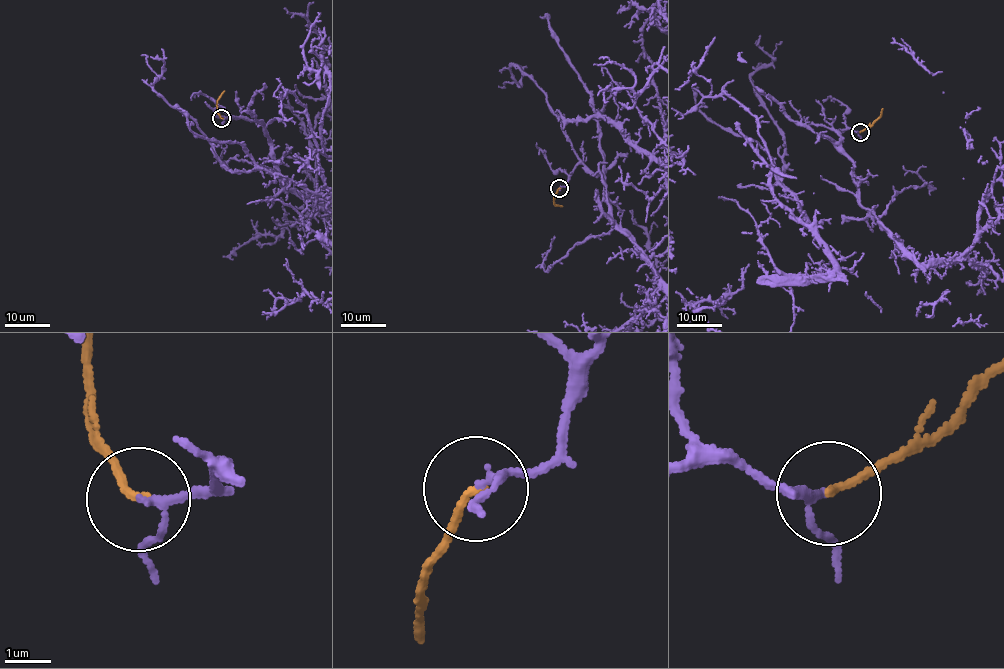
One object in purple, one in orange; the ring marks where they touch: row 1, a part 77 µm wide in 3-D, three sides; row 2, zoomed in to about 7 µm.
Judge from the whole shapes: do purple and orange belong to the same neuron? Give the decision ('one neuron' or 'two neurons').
one neuron

